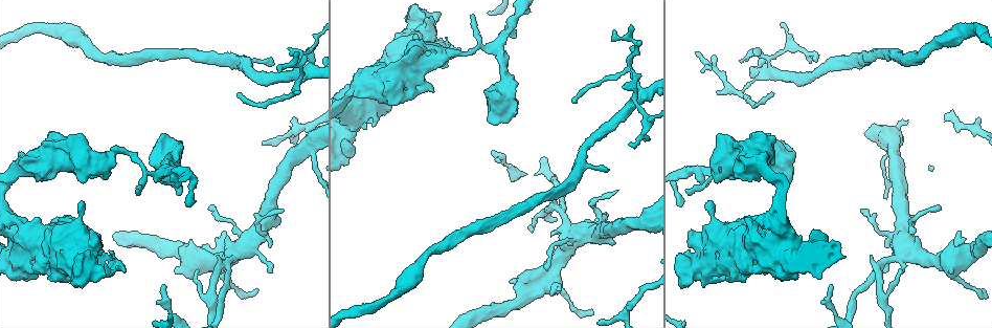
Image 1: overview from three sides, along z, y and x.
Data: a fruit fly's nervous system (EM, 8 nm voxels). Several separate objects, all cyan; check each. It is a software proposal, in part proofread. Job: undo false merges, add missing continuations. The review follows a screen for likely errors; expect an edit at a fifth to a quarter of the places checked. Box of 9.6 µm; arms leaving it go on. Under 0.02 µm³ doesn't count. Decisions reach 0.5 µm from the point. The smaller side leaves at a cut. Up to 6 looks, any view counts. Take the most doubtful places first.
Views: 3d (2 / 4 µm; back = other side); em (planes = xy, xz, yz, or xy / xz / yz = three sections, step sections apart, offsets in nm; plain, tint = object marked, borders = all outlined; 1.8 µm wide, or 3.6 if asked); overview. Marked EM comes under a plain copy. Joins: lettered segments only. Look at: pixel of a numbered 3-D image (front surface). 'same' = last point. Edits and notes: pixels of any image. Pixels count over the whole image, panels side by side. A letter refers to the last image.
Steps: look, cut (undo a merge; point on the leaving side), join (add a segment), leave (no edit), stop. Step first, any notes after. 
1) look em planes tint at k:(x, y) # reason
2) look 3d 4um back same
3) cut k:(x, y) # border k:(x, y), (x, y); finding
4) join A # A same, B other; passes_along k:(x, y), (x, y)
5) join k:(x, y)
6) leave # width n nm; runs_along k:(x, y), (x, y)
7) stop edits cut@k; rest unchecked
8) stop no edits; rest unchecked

look 3d 4um at 1:(777, 217) # sharp bend

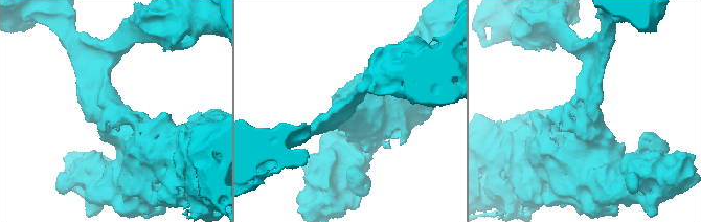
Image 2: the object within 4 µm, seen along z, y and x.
look em 3.6um planes borders at 2:(356, 110) # need the tissue

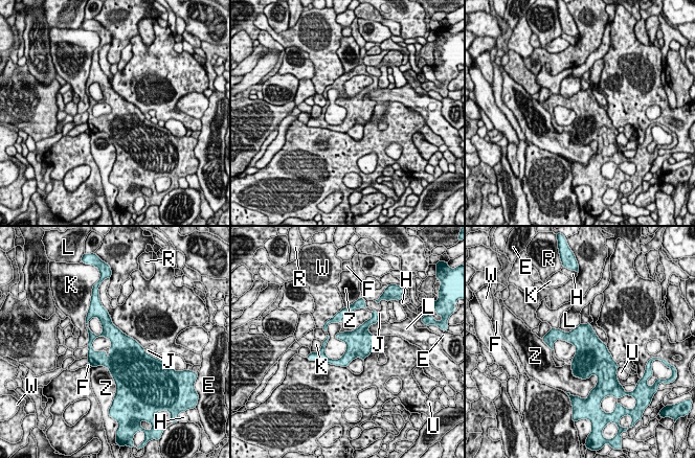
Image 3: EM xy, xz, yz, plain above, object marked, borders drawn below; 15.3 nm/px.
leave # longest_contact W 480 nm; E other, F other, H other, J other, K other, L other, R other, U other, W other, Z other; continuous, no second neuron

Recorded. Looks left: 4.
look em yz step 4 tint at 1:(116, 149) # thick turns thin

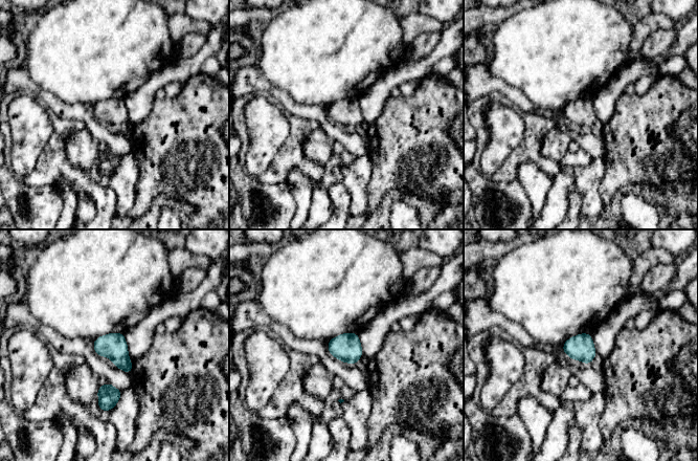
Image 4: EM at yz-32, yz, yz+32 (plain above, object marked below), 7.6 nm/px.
look em yz step 4 borders same # see the neighbours

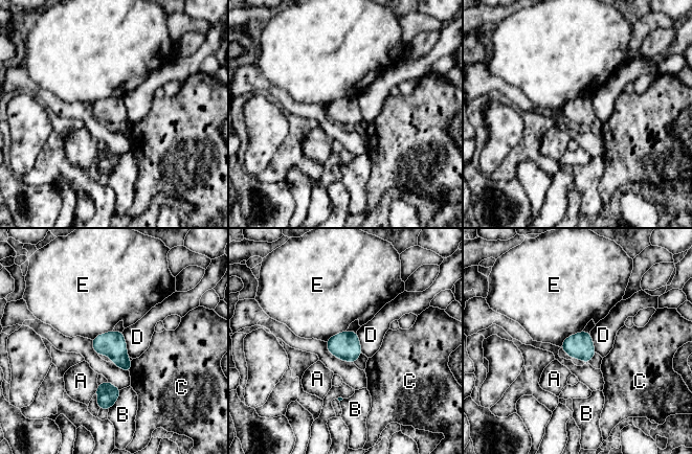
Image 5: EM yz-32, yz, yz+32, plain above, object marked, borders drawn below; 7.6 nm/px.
cut 5:(112, 344) # width 200 nm; A other, B other, C other, D other, E other; border 5:(127, 355), (114, 362); two neurons meet here

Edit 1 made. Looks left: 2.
stop edits cut@5; rest unchecked

